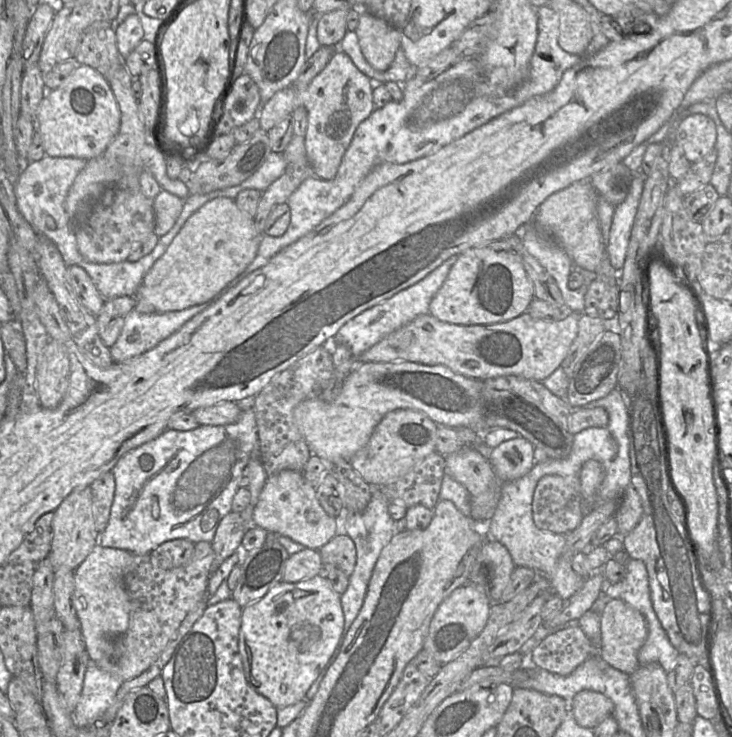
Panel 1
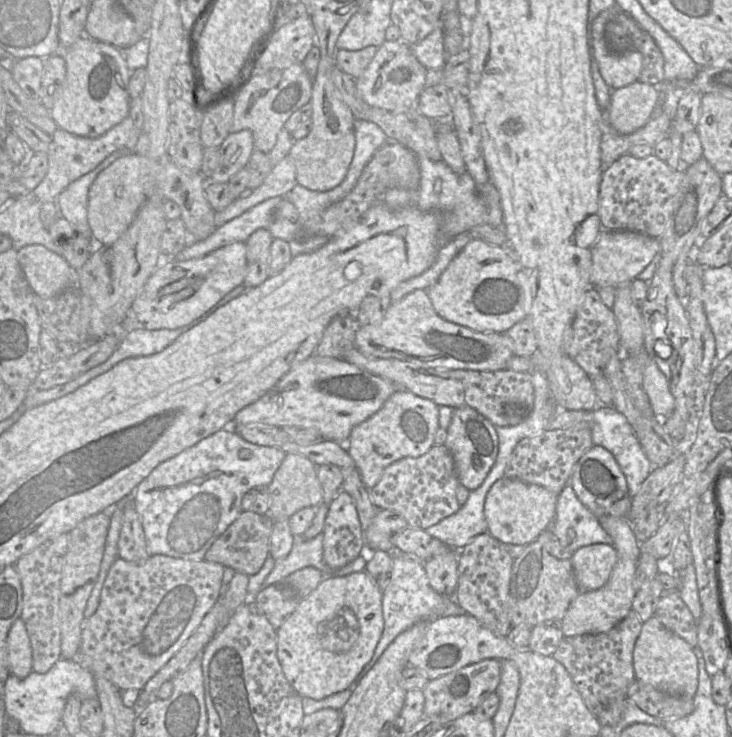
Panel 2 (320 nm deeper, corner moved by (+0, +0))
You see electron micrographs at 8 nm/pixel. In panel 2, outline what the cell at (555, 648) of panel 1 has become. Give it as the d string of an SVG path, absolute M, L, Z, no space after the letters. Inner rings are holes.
M629 614L614 628L600 634L564 636L553 658L569 672L585 705L598 716L613 700L625 700L632 683L636 680L633 667L633 651L643 622L638 614Z

